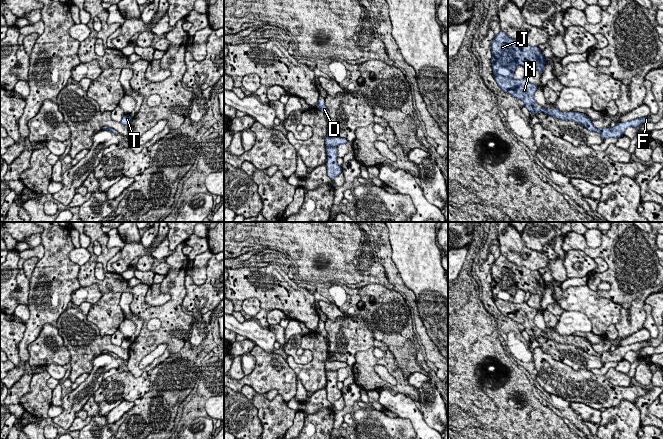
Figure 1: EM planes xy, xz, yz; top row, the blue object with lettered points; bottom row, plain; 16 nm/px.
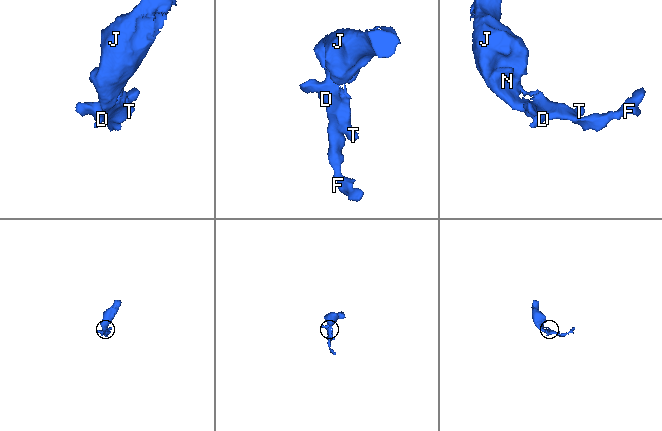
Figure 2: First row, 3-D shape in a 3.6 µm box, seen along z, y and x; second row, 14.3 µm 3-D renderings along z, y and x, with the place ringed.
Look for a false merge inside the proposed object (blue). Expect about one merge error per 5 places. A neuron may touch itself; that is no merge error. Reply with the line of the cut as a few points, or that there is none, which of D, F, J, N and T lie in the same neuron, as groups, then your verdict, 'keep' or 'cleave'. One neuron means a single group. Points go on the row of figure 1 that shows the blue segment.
no cut | D F J N T | keep

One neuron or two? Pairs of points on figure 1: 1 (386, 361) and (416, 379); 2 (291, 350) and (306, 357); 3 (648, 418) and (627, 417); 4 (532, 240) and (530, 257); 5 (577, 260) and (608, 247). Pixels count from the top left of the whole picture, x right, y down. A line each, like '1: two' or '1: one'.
1: two
2: one
3: two
4: two
5: two

